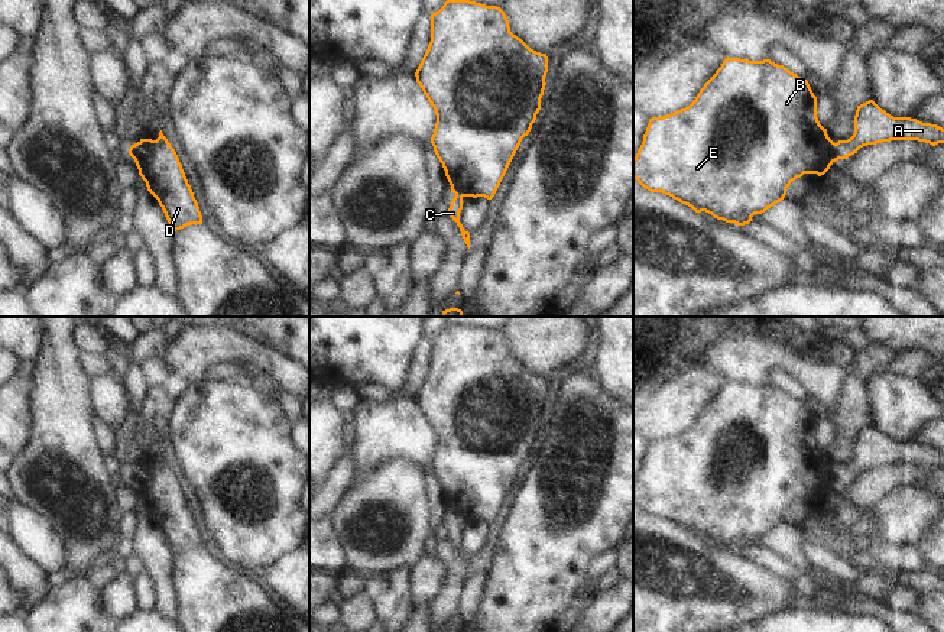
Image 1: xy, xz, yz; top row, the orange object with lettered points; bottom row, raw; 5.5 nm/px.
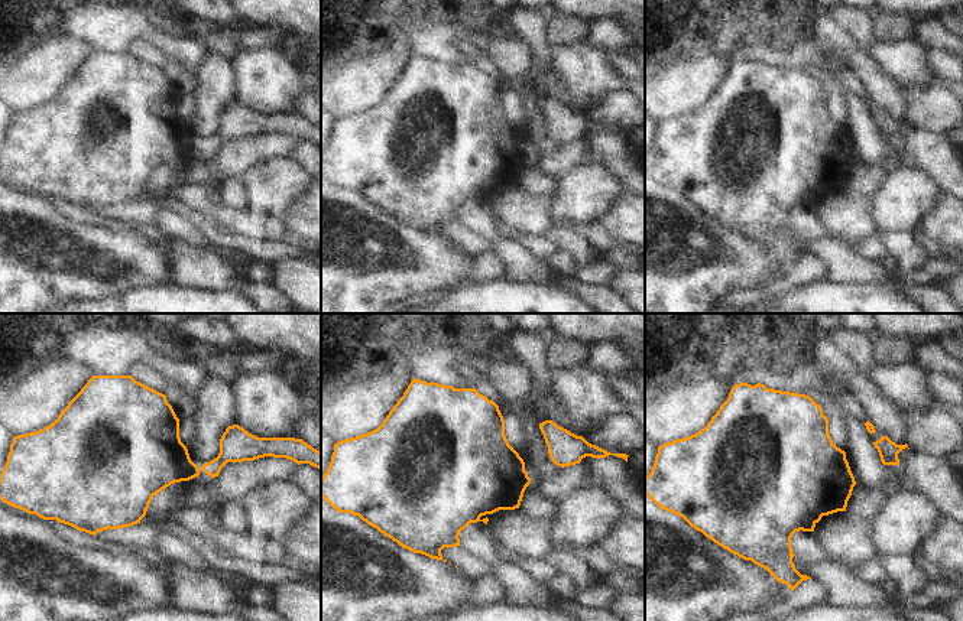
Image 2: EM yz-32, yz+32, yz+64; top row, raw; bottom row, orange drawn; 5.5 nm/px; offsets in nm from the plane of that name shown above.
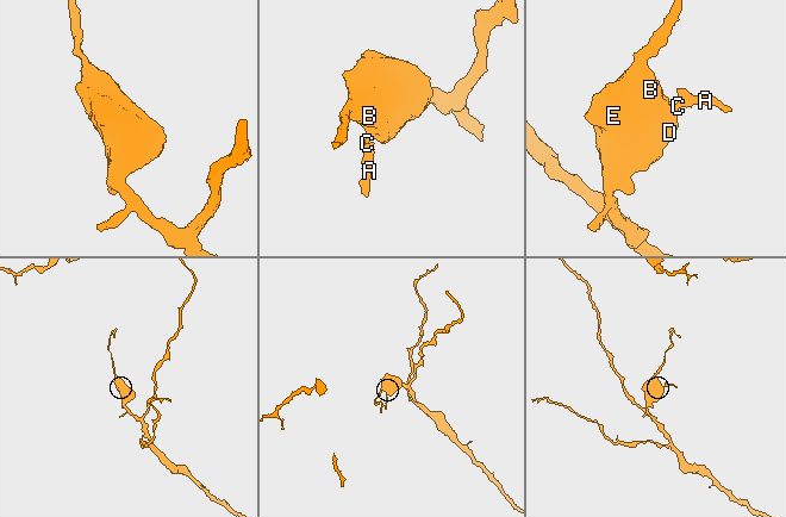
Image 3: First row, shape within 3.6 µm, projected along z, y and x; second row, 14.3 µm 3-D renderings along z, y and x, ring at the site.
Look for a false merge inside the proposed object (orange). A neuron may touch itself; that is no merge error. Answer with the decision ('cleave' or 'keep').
cleave

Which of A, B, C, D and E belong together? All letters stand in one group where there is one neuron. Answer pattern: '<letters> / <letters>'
A C / B D E

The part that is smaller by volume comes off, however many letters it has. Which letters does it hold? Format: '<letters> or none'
A, C

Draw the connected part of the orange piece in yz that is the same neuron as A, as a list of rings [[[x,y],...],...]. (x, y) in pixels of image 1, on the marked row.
[[[873,100],[857,106],[854,133],[847,140],[838,140],[836,149],[846,159],[863,146],[891,140],[918,140],[932,146],[944,143],[944,129],[911,117],[893,117]]]

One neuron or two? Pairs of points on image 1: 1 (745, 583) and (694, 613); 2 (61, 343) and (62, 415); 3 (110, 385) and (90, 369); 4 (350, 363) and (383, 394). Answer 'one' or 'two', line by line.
1: one
2: one
3: two
4: two

